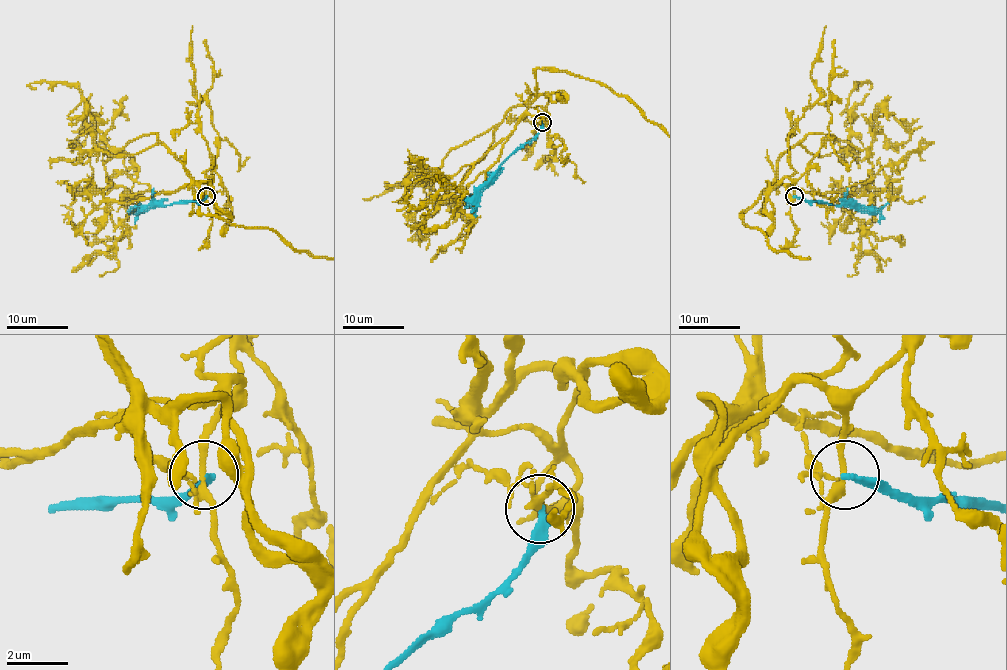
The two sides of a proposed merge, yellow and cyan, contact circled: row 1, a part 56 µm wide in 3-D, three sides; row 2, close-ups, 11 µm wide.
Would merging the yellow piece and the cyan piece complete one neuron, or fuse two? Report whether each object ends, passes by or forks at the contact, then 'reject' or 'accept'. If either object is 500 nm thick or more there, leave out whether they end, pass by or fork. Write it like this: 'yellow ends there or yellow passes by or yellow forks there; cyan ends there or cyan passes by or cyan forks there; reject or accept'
yellow forks there; cyan ends there; reject

